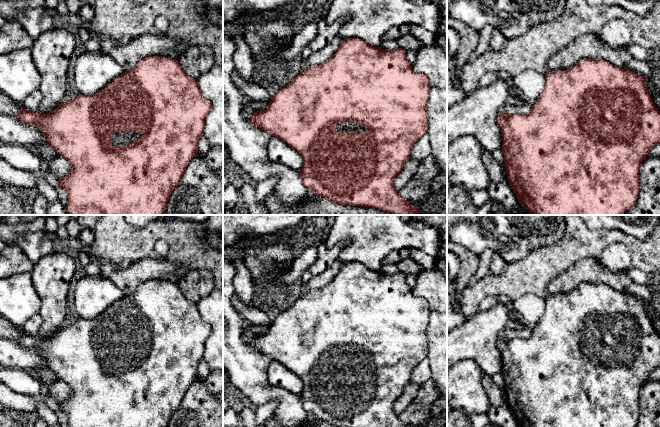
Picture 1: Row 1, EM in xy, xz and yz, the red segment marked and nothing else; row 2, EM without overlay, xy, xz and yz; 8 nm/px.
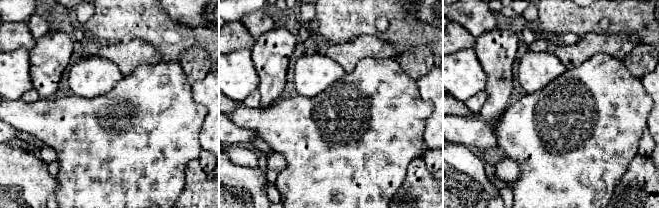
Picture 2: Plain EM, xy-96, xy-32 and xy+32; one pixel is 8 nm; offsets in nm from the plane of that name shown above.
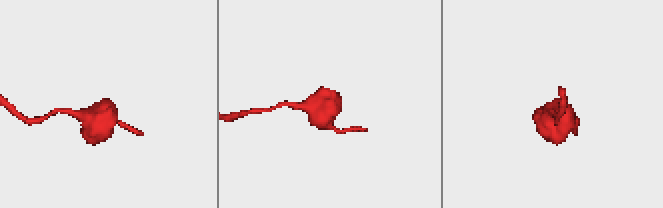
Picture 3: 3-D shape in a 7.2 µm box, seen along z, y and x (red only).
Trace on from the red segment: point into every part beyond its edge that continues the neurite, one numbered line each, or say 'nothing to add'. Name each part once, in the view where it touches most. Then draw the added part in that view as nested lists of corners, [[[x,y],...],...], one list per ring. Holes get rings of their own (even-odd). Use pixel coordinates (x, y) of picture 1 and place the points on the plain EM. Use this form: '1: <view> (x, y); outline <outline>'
1: xy (118, 362); outline [[[113,356],[112,370],[128,369],[141,361],[142,356]]]

